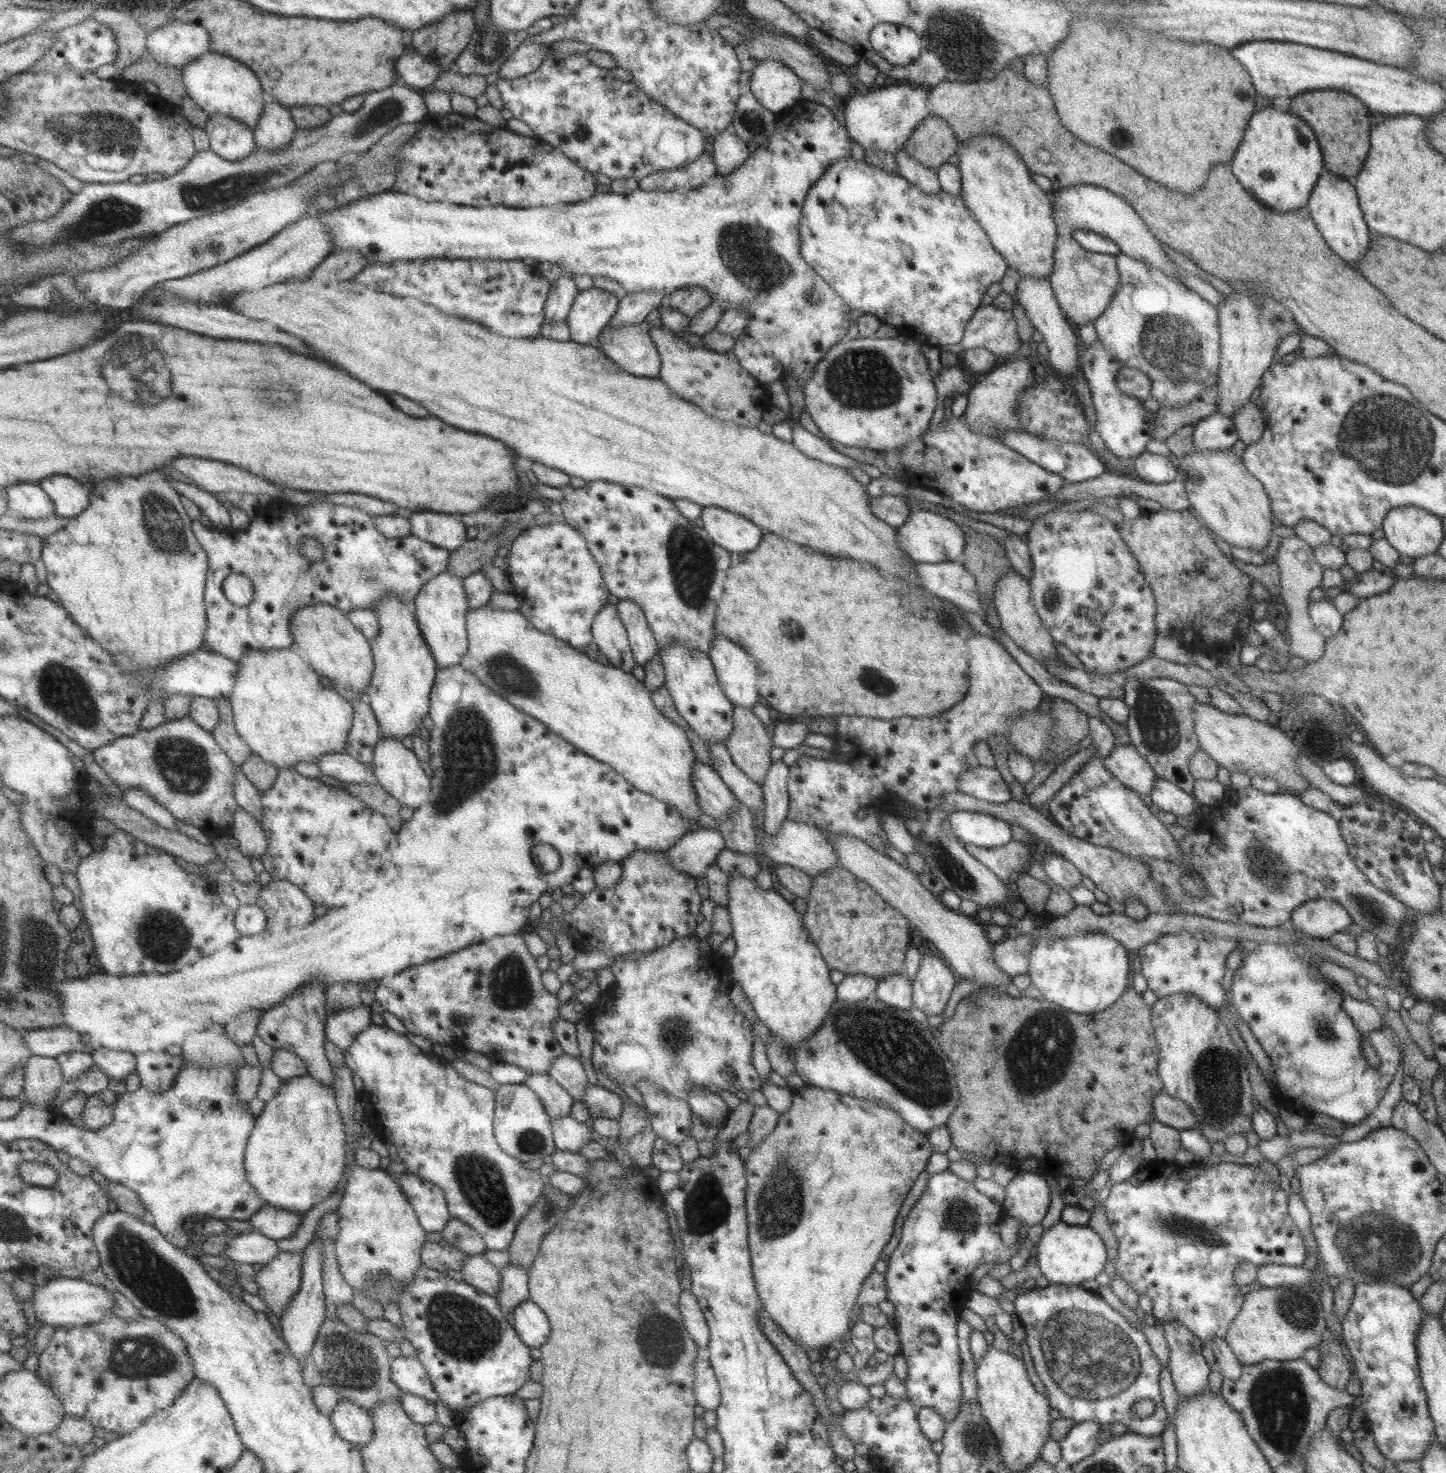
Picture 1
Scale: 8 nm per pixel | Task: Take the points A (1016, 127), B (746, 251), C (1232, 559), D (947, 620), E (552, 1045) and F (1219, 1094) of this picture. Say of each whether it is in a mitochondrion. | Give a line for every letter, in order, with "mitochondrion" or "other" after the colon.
A: other
B: mitochondrion
C: other
D: mitochondrion
E: other
F: mitochondrion

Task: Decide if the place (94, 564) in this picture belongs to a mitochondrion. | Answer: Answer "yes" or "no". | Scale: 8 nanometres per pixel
no

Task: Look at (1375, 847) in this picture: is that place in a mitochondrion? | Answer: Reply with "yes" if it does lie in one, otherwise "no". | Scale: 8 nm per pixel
no

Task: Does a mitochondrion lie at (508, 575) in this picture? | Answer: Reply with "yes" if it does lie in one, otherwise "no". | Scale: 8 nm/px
no

